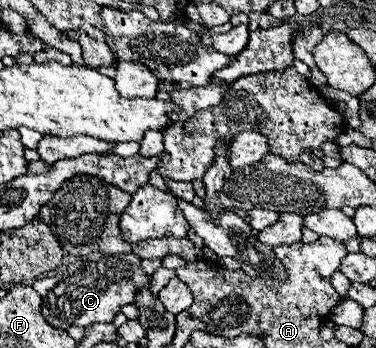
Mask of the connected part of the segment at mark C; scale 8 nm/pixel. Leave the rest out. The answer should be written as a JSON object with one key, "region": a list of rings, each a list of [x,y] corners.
{"region":[[[93,253],[71,263],[61,275],[37,279],[33,287],[43,299],[43,319],[57,329],[69,329],[71,325],[91,327],[93,323],[113,321],[119,309],[127,303],[133,303],[135,293],[149,283],[145,273],[141,271],[139,261],[141,259],[133,253]]]}

